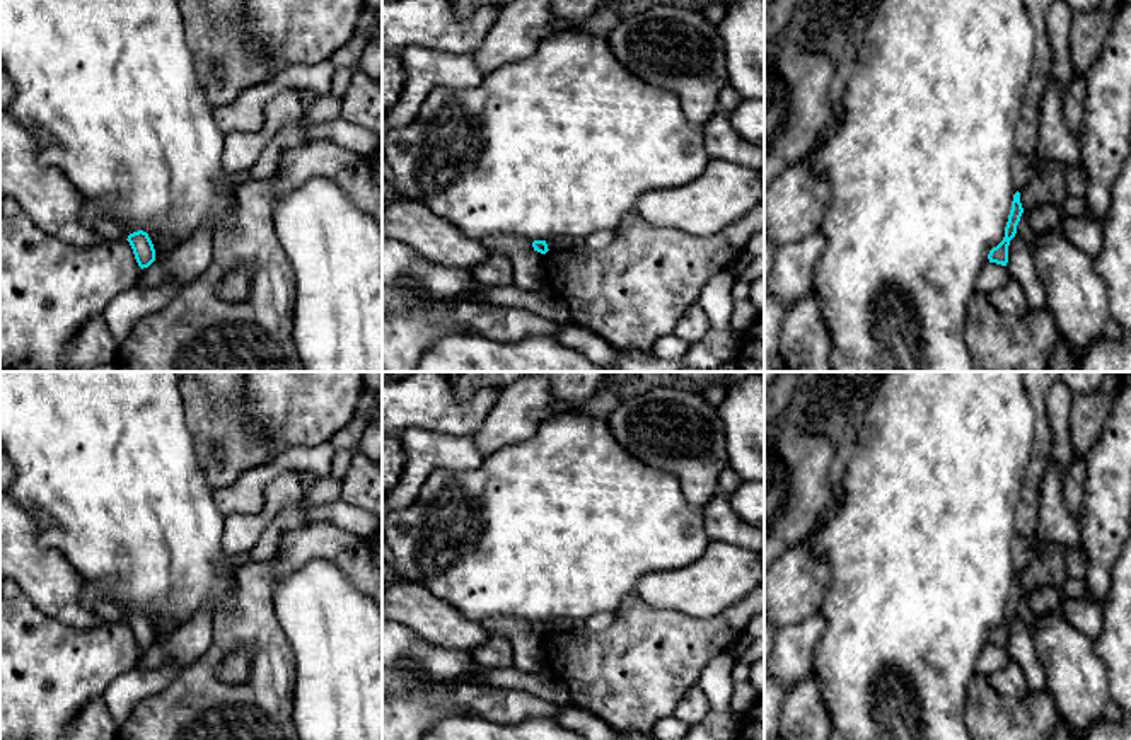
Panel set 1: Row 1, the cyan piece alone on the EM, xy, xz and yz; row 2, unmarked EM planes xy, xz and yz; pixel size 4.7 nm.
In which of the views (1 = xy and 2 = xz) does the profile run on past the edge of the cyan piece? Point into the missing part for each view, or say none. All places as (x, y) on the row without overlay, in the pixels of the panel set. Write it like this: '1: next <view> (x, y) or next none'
1: next none
2: next none

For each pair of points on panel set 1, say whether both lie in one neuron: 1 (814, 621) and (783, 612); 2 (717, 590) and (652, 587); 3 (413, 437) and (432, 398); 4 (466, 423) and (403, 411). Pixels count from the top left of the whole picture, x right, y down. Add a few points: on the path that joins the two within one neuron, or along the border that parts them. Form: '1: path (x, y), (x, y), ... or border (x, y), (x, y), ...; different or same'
1: border (817, 611), (782, 628); different
2: path (701, 590), (667, 590); same
3: border (400, 432), (423, 428), (458, 437); different
4: path (451, 416), (440, 411), (418, 411); same

